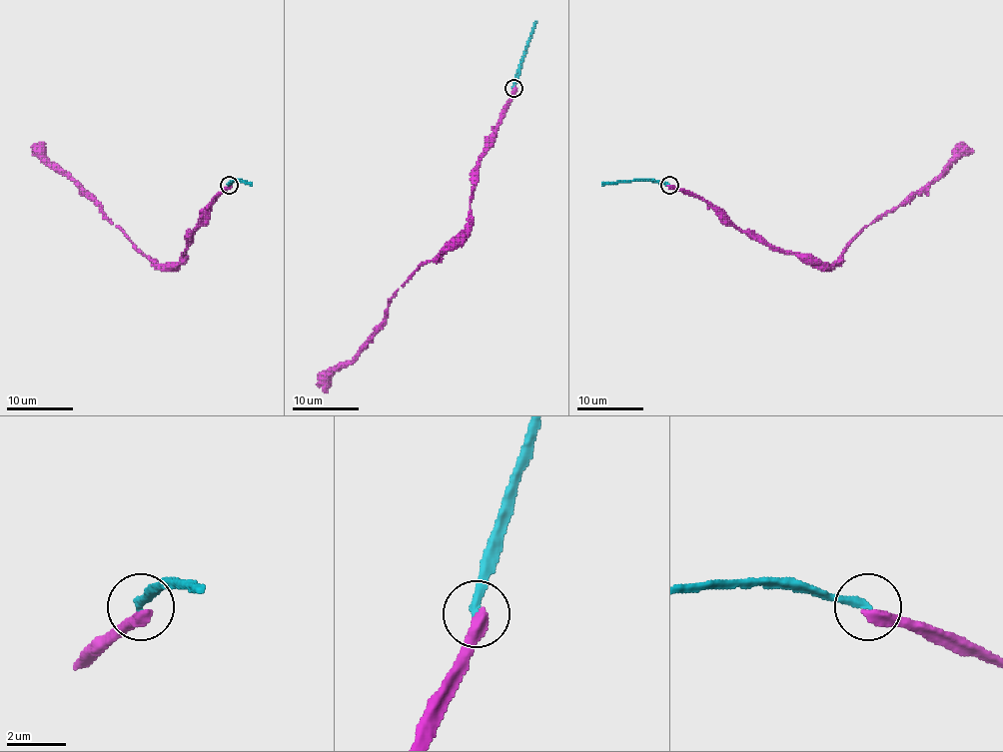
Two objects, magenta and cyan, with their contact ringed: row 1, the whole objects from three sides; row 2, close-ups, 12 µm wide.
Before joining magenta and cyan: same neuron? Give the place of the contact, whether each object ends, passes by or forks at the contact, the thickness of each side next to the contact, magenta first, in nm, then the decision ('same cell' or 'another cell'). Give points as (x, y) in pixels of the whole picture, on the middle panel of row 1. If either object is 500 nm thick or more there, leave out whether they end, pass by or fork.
(513, 88) | magenta ends | cyan ends | 420/280 nm | another cell

